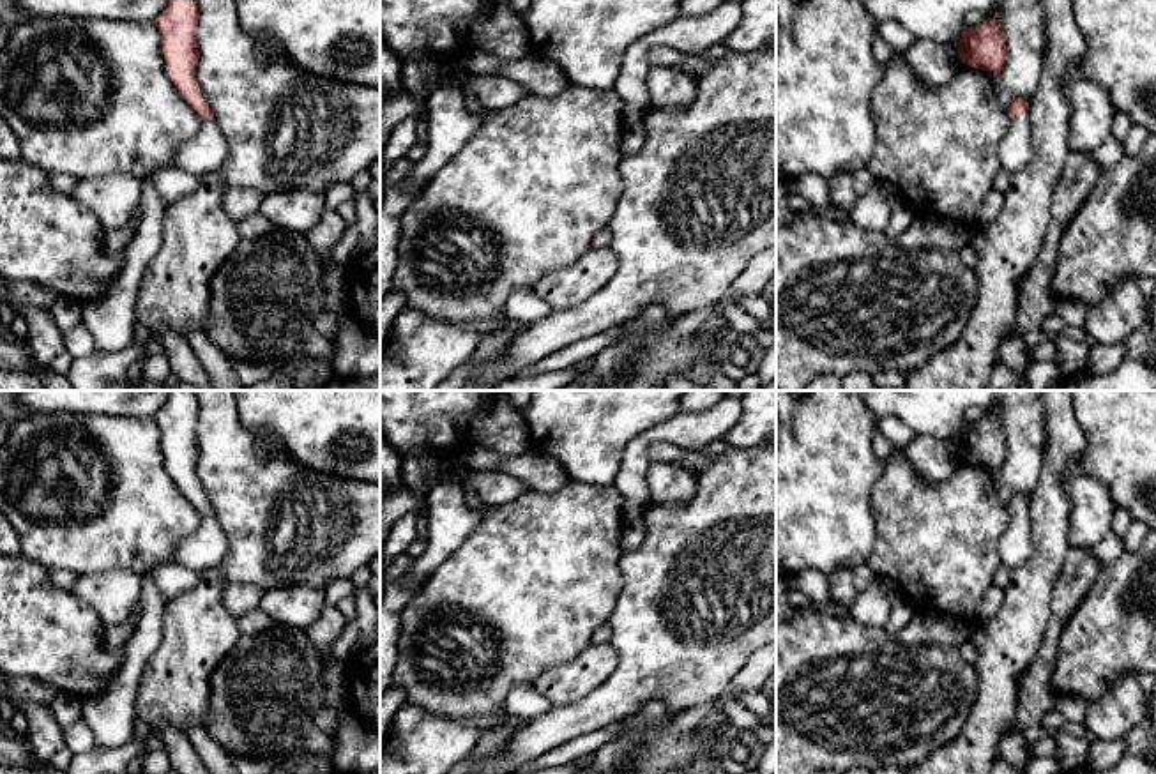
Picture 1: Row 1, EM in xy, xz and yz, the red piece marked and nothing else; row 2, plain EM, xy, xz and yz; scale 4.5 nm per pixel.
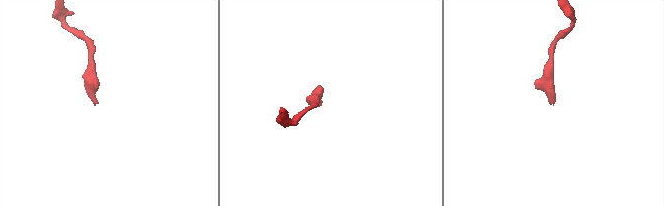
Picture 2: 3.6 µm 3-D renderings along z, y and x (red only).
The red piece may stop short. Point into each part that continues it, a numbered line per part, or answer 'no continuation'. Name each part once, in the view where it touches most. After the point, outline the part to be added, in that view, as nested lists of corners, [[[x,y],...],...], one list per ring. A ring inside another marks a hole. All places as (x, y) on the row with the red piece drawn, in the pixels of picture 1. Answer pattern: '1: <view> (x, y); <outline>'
1: yz (1015, 151); [[[1029,113],[1011,117],[1009,129],[999,143],[999,161],[1011,175],[1032,161],[1034,147],[1031,138]]]

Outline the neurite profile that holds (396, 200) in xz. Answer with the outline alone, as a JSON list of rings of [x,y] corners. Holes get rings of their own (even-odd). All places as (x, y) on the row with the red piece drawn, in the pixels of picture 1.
[[[403,182],[384,189],[384,205],[380,207],[380,302],[392,292],[401,216],[421,191],[422,187]]]

